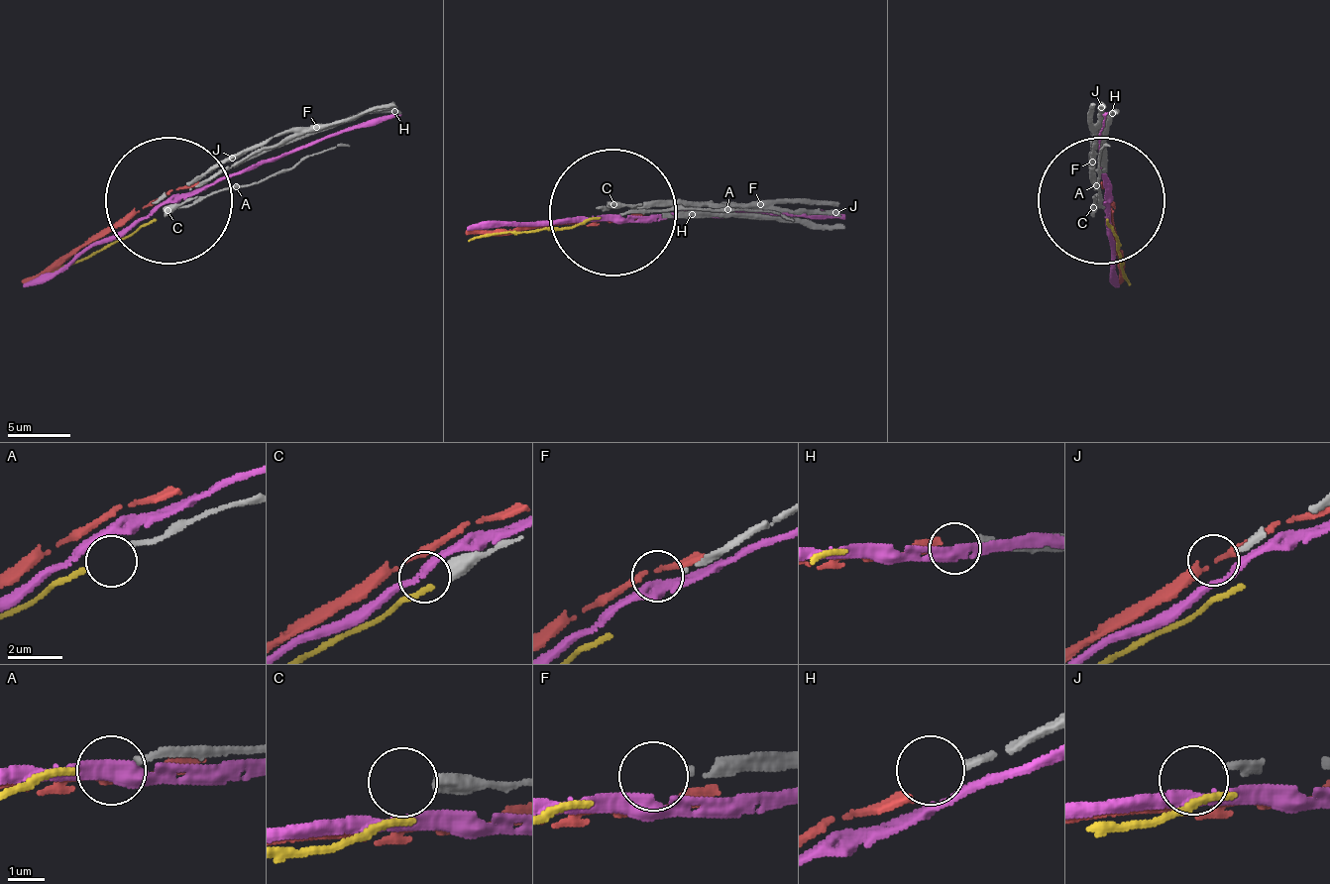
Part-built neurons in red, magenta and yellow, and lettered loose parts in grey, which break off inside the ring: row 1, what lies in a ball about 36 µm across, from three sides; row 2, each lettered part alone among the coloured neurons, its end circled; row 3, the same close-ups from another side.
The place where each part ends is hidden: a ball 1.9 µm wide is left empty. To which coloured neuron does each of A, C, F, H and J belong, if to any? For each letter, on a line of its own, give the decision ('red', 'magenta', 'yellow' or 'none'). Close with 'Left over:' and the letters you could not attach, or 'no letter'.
A: yellow
C: none
F: none
H: red
J: none
Left over: C, F, J

